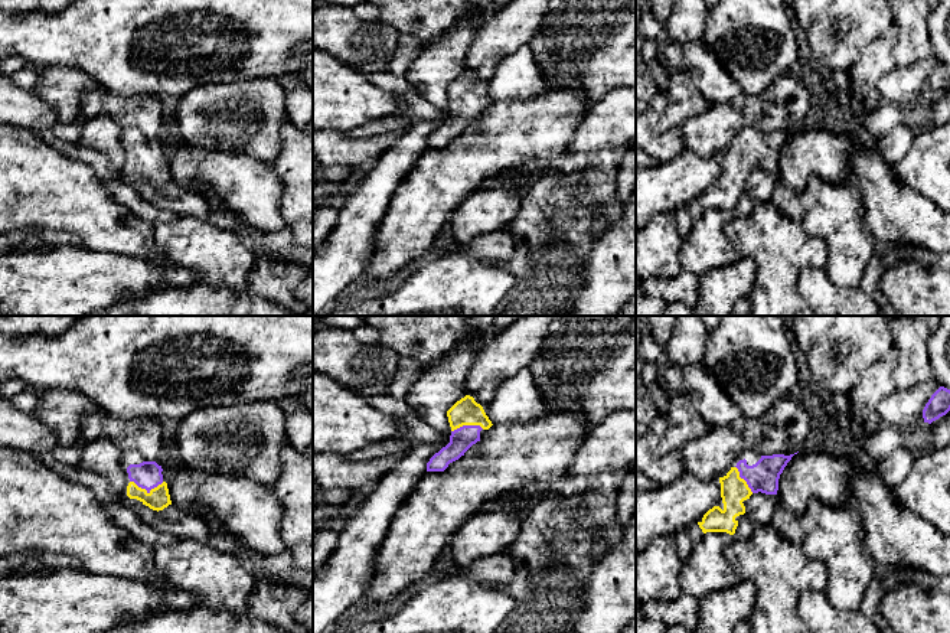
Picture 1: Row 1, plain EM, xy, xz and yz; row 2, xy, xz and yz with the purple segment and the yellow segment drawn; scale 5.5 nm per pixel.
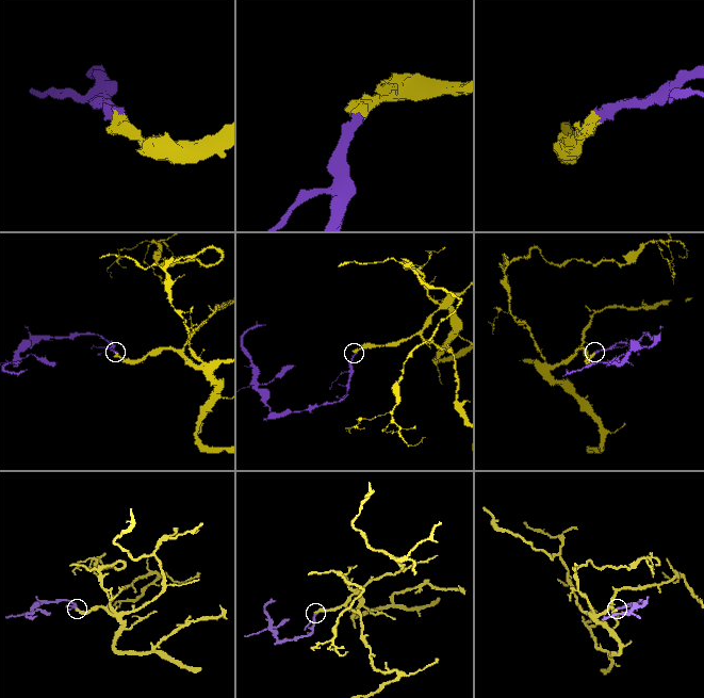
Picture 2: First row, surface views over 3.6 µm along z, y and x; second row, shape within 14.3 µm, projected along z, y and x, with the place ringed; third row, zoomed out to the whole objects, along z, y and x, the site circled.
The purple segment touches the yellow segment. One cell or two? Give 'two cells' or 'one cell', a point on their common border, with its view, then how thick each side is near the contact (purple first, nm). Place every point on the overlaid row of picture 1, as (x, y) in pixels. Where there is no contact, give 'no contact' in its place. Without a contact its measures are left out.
one cell; contact xy (147, 490); calibres 160 and 120 nm

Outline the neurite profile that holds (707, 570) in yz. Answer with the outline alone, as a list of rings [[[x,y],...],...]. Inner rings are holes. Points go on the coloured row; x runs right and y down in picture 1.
[[[706,532],[693,544],[680,570],[683,593],[699,600],[711,593],[735,587],[742,580],[724,555],[732,539],[734,535],[727,532]]]

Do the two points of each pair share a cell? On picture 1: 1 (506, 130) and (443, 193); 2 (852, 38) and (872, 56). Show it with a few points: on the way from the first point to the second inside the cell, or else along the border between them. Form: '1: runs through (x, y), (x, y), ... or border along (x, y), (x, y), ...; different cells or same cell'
1: runs through (490, 146), (459, 178); same cell
2: border along (888, 26), (862, 49), (861, 56), (848, 69); different cells

